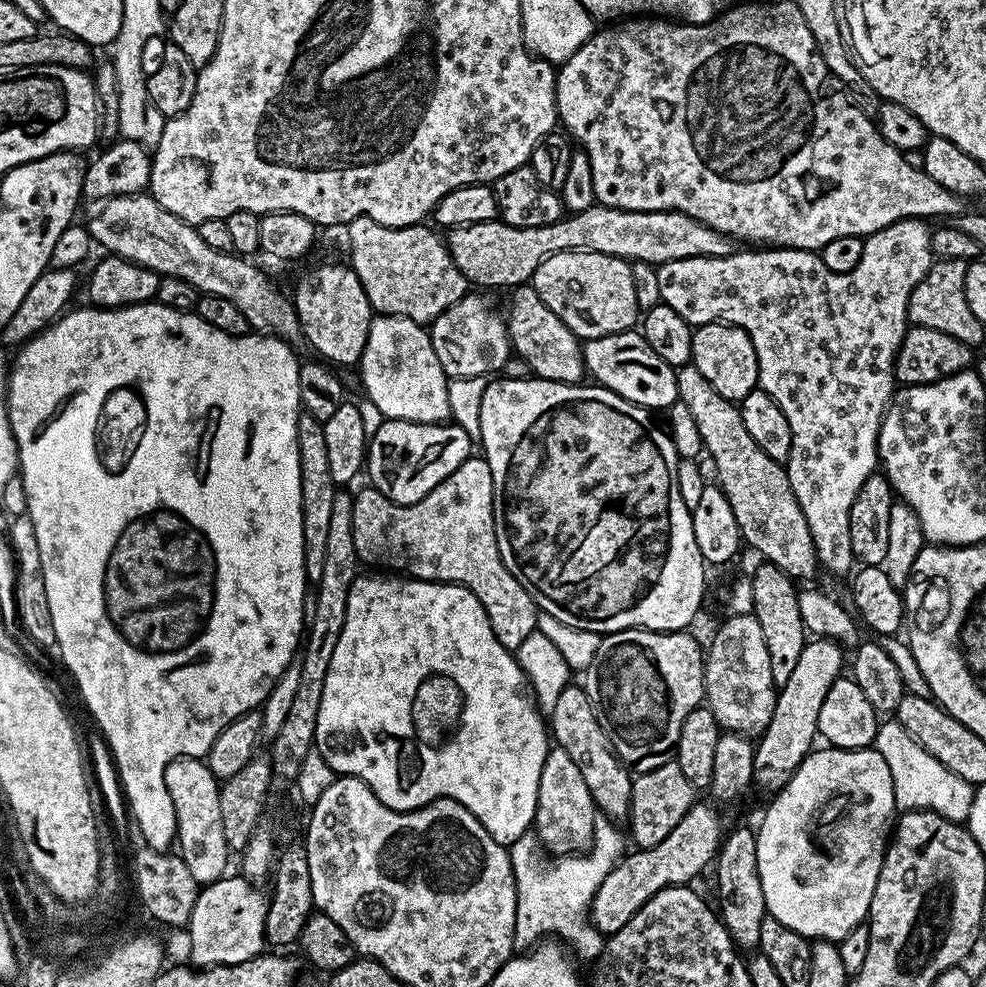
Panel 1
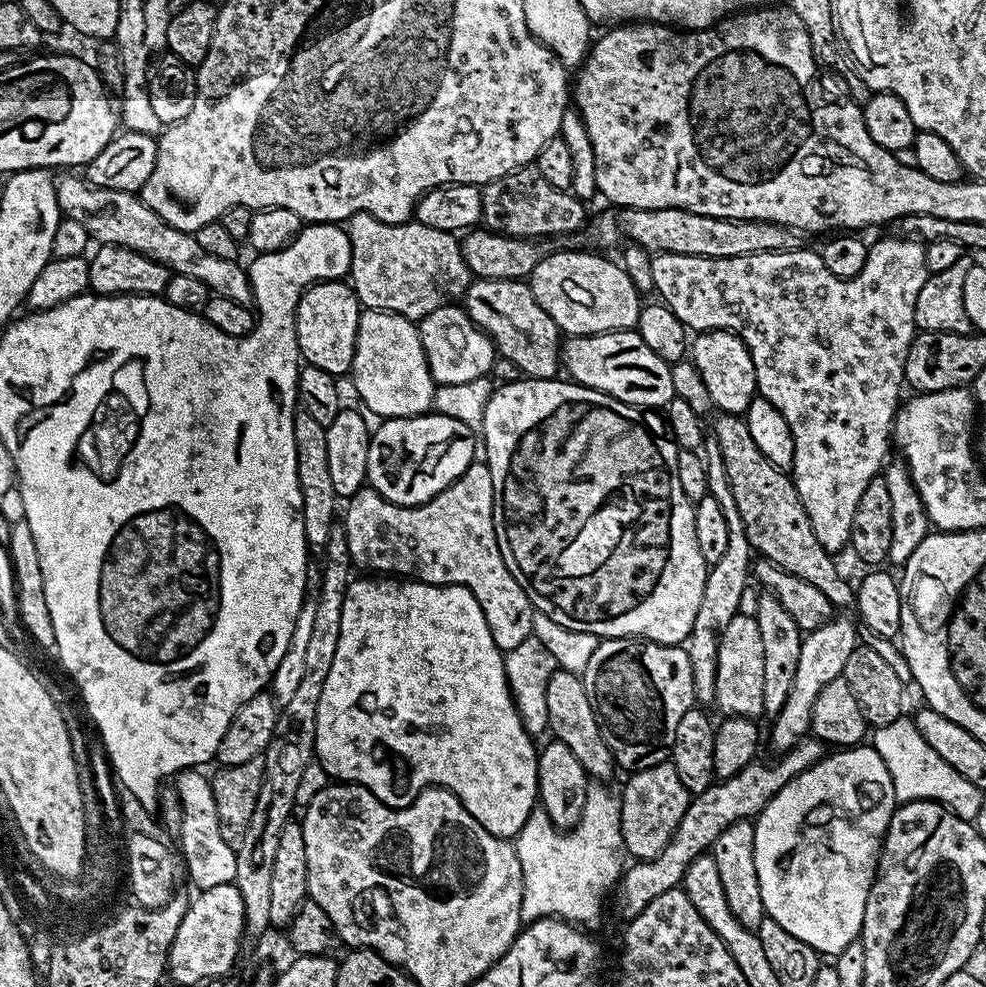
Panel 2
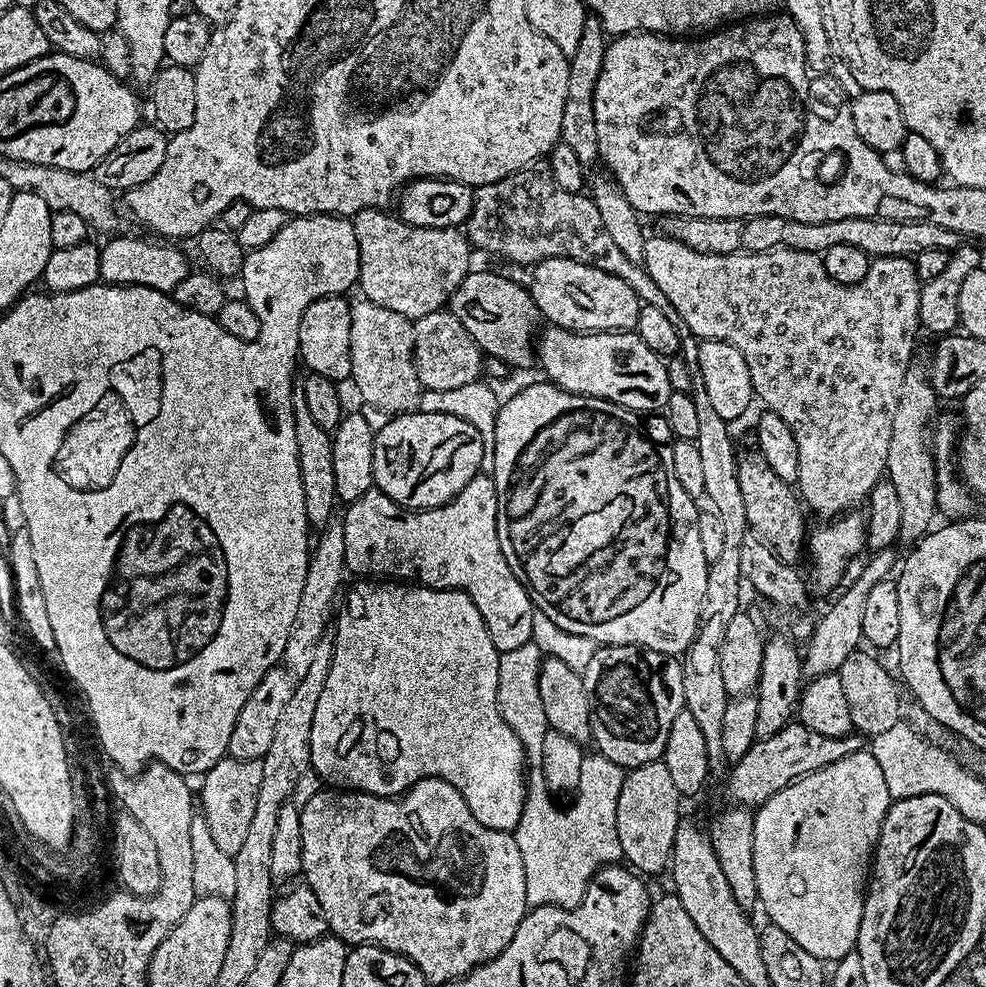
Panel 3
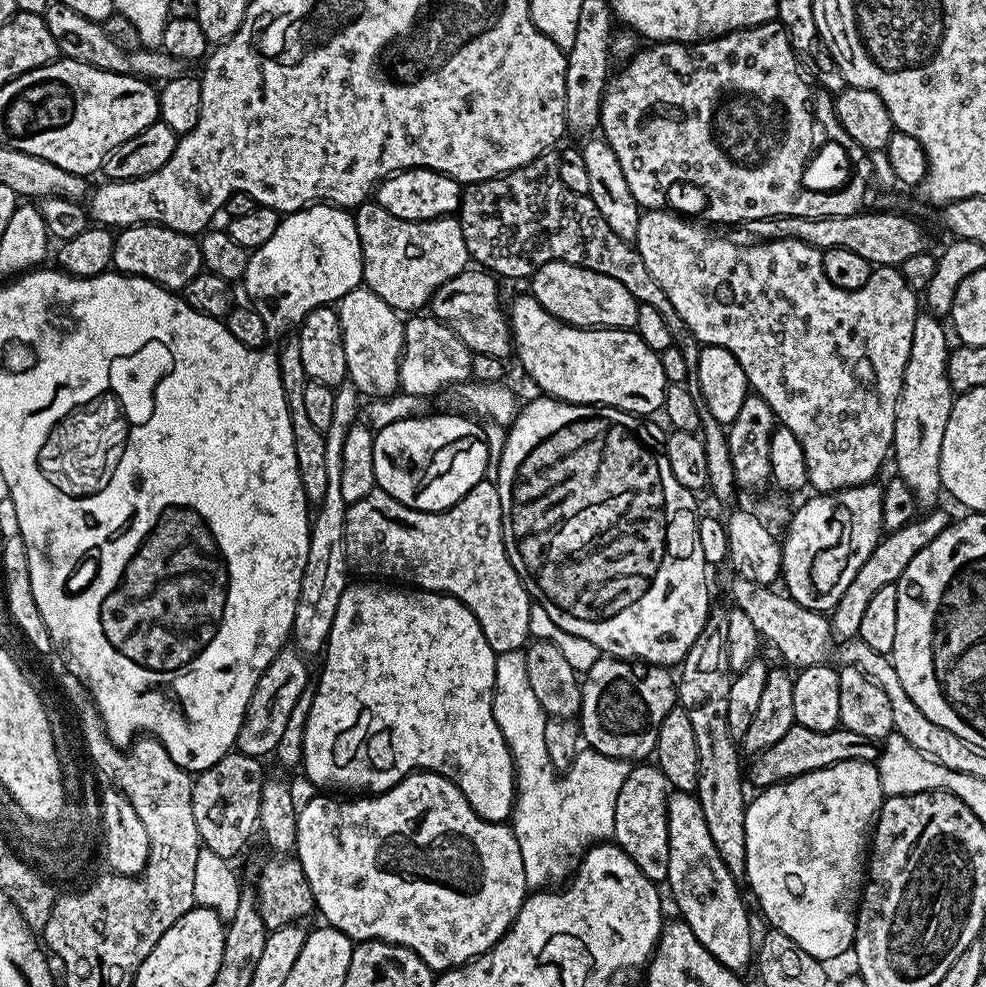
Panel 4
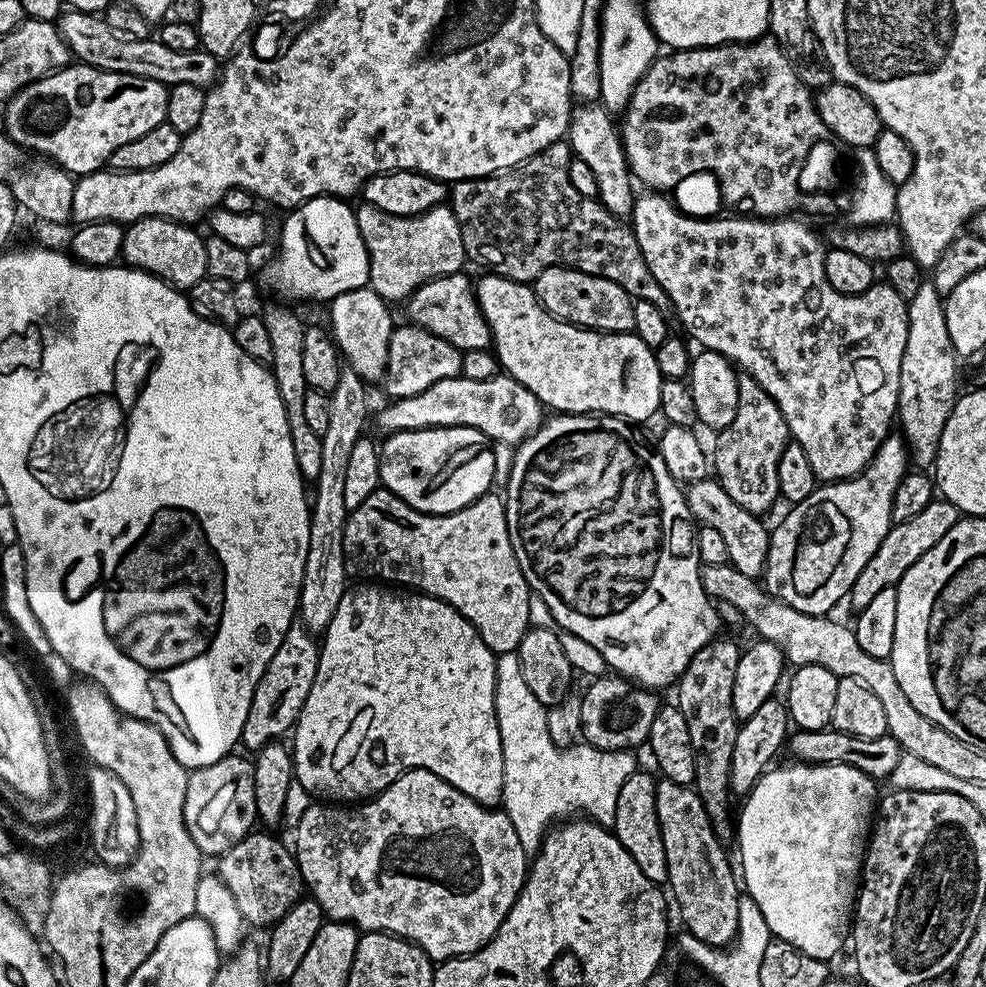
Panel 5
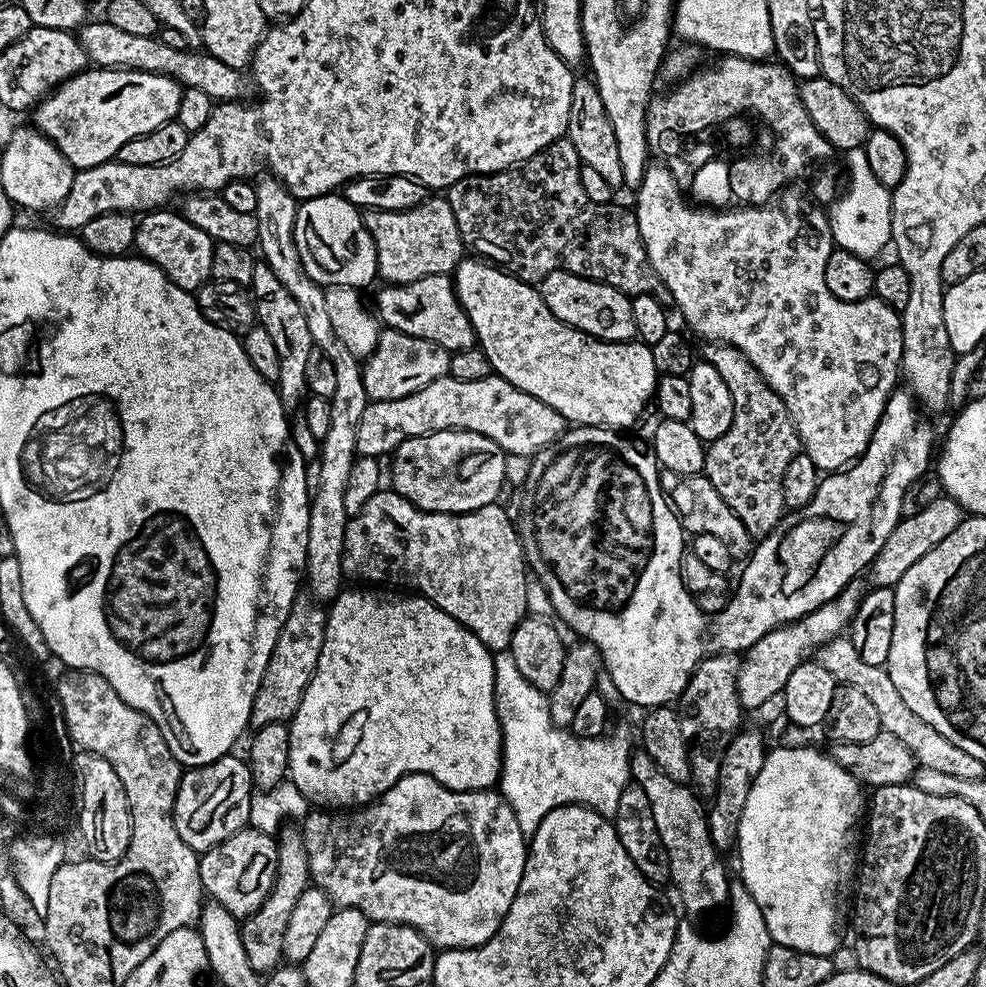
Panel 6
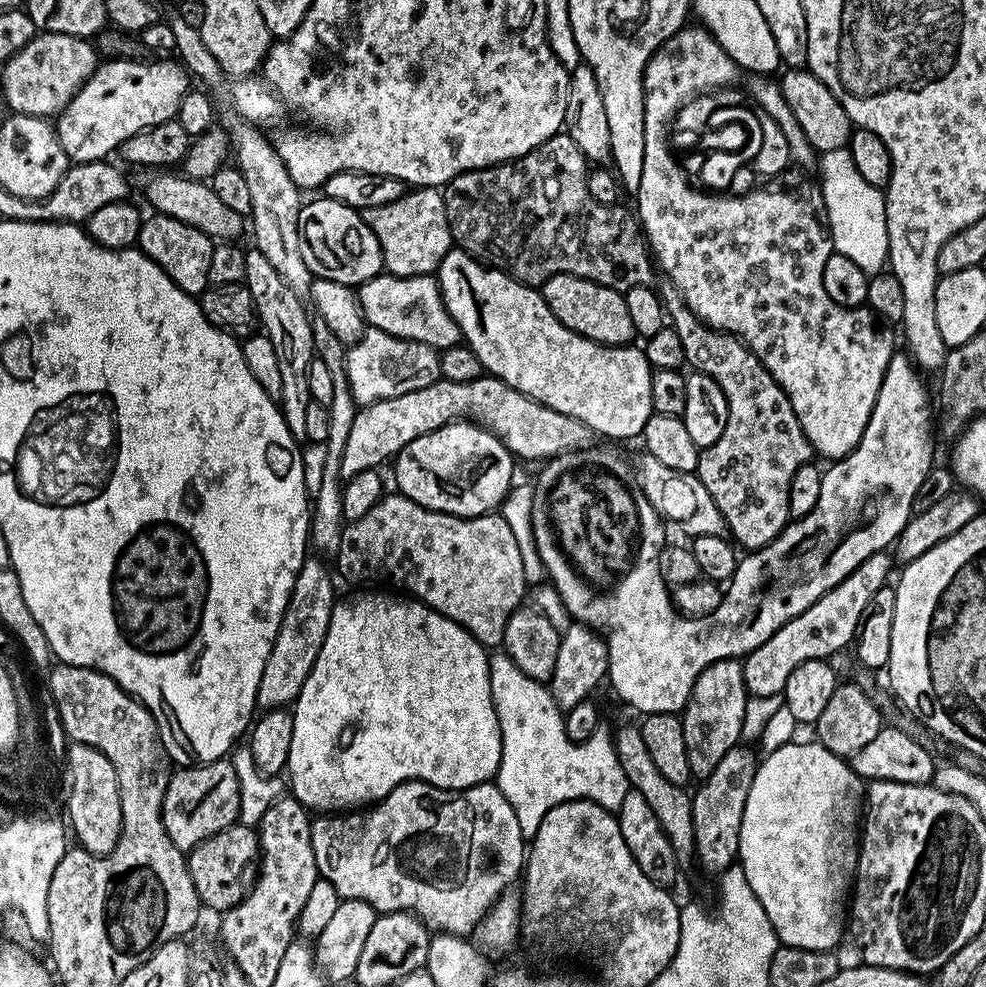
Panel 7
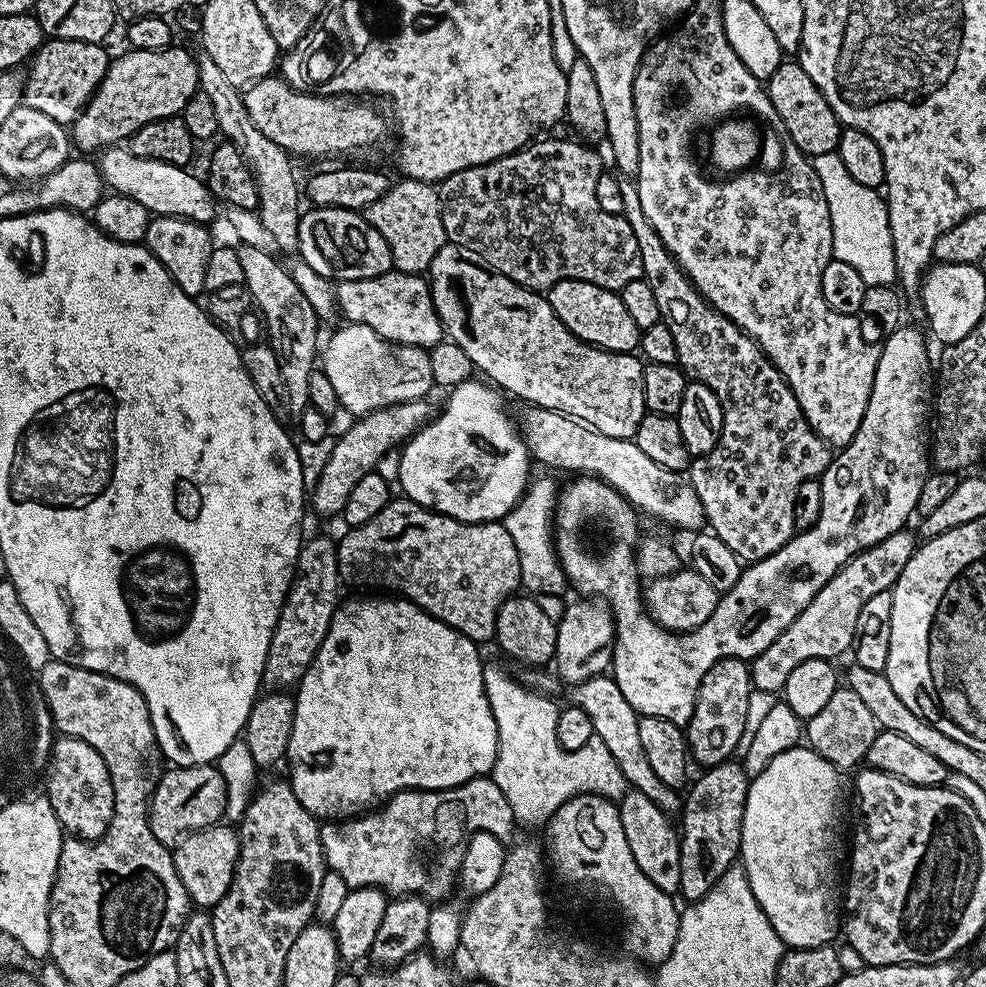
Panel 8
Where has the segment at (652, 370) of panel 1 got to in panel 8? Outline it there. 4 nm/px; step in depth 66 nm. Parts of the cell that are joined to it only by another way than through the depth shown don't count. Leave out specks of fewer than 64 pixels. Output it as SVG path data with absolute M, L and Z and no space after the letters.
M448 246L440 248L438 254L432 260L430 287L432 290L432 301L436 307L436 312L440 316L440 320L444 324L447 339L454 341L458 346L462 346L462 350L466 350L466 354L470 354L470 362L473 366L479 369L479 371L481 368L481 370L489 376L487 379L491 381L497 389L503 390L505 393L508 391L510 395L517 396L520 400L528 400L524 402L537 408L549 408L555 412L563 412L565 416L583 420L585 424L590 425L592 428L597 428L599 432L606 434L610 438L632 440L633 437L635 437L638 426L642 422L646 411L644 395L642 394L642 378L644 377L645 361L641 359L639 355L631 352L607 352L601 348L594 348L590 344L585 344L583 340L574 336L570 329L558 319L552 307L548 305L547 299L545 299L539 291L524 288L521 284L516 284L513 280L505 276L495 275L489 272L487 268L482 268L480 265L472 263L472 261L467 258L461 258Z

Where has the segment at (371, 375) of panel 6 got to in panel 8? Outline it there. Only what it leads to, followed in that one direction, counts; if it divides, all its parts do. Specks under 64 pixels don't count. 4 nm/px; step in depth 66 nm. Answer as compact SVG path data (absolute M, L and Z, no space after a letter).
M345 323L345 328L340 328L332 337L328 340L328 345L323 345L322 348L322 371L326 374L326 378L330 378L330 386L334 386L334 394L338 394L338 402L340 403L340 408L343 411L349 412L349 417L359 418L370 414L374 410L379 408L387 408L390 404L405 404L408 400L418 400L427 397L429 394L428 387L433 387L434 381L432 378L432 357L430 355L429 349L419 348L418 346L410 346L409 344L391 344L390 341L382 339L378 333L370 326L365 324L357 323Z

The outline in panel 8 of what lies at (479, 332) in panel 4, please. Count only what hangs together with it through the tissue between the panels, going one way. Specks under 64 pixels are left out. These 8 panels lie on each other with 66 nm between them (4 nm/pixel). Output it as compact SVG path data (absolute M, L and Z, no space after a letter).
M393 270L374 278L341 281L335 289L335 303L349 323L370 326L391 344L409 344L430 350L446 336L432 301L429 281L419 273Z

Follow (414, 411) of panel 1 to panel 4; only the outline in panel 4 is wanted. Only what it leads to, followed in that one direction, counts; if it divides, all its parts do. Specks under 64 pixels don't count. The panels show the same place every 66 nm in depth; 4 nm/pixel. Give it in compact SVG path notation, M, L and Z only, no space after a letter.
M361 286L338 302L337 312L343 330L343 350L349 383L365 397L387 398L400 385L400 356L404 348L404 323L396 310L376 294Z

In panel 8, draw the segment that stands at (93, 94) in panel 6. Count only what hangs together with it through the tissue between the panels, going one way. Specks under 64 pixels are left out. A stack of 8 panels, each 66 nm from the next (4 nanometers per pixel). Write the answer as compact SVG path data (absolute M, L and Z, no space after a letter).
M173 46L157 52L137 48L127 51L109 63L91 100L80 111L79 118L72 121L70 136L75 147L77 144L80 148L103 150L119 145L150 122L181 115L186 102L198 91L197 57L186 49Z

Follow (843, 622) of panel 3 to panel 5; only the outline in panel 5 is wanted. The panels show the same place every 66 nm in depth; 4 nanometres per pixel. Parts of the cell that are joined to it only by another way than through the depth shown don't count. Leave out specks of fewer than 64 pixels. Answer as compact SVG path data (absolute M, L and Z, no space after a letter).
M934 498L926 506L926 510L921 510L914 518L909 518L901 524L893 524L886 538L882 538L878 550L870 554L870 562L862 566L862 574L858 574L854 582L850 593L853 609L865 608L880 591L895 588L906 574L906 570L910 570L910 566L914 566L914 562L918 562L918 558L926 554L926 550L942 542L942 538L946 538L946 534L954 530L954 526L960 519L962 519L962 513L949 500Z

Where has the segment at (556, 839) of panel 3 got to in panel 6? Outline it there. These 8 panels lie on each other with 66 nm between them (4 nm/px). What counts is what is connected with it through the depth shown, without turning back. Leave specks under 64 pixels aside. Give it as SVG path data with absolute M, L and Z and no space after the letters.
M505 650L497 652L492 657L494 662L494 690L496 691L496 717L500 719L500 734L502 737L502 767L500 769L500 779L498 781L499 791L502 793L508 805L514 810L514 818L518 818L518 826L522 826L522 834L525 838L530 838L534 834L534 830L538 830L538 826L542 822L542 818L546 818L546 814L550 814L550 810L554 810L558 806L566 806L567 804L584 804L587 808L593 808L598 814L609 818L615 817L618 810L618 802L615 798L609 799L608 804L596 800L596 780L595 776L621 776L624 782L632 780L632 757L634 755L634 747L628 741L628 736L624 732L620 732L617 736L601 735L599 738L594 736L577 736L571 731L559 728L554 722L554 718L550 718L550 706L548 705L548 696L543 692L539 692L530 682L526 682L526 678L522 678L522 673L518 671L518 665L514 663L511 652Z

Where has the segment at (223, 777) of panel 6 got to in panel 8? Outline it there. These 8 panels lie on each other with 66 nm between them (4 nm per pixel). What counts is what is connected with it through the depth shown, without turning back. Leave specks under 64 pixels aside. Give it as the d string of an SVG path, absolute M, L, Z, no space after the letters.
M192 764L189 768L172 766L161 776L148 805L150 830L158 842L175 846L188 835L221 823L228 807L226 782L219 767L212 764Z

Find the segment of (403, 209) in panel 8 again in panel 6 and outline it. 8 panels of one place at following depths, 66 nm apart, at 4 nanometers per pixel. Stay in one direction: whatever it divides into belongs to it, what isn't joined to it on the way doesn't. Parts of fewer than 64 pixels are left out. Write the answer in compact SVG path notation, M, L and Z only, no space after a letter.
M425 198L410 210L367 209L363 213L364 225L376 244L376 270L379 279L388 284L409 284L430 274L455 273L466 252L464 238L454 222L454 210L450 210L447 198Z

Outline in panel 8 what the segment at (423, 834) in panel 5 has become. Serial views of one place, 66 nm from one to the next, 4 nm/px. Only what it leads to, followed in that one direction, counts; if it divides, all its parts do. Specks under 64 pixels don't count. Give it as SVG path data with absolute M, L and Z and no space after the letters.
M477 778L456 788L443 788L437 792L409 790L397 792L383 806L357 815L355 818L336 818L320 824L320 841L325 865L342 874L349 889L381 888L386 894L399 898L423 894L429 901L440 902L455 889L460 875L460 863L468 841L478 832L489 832L507 838L514 829L510 802L498 790L495 780Z

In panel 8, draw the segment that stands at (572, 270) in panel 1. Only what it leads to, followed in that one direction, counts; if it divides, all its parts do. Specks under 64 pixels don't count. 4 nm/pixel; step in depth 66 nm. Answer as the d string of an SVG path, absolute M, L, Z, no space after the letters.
M563 280L547 289L546 299L558 319L585 344L607 352L635 353L639 349L642 330L630 318L626 306L622 306L619 292L581 280Z

